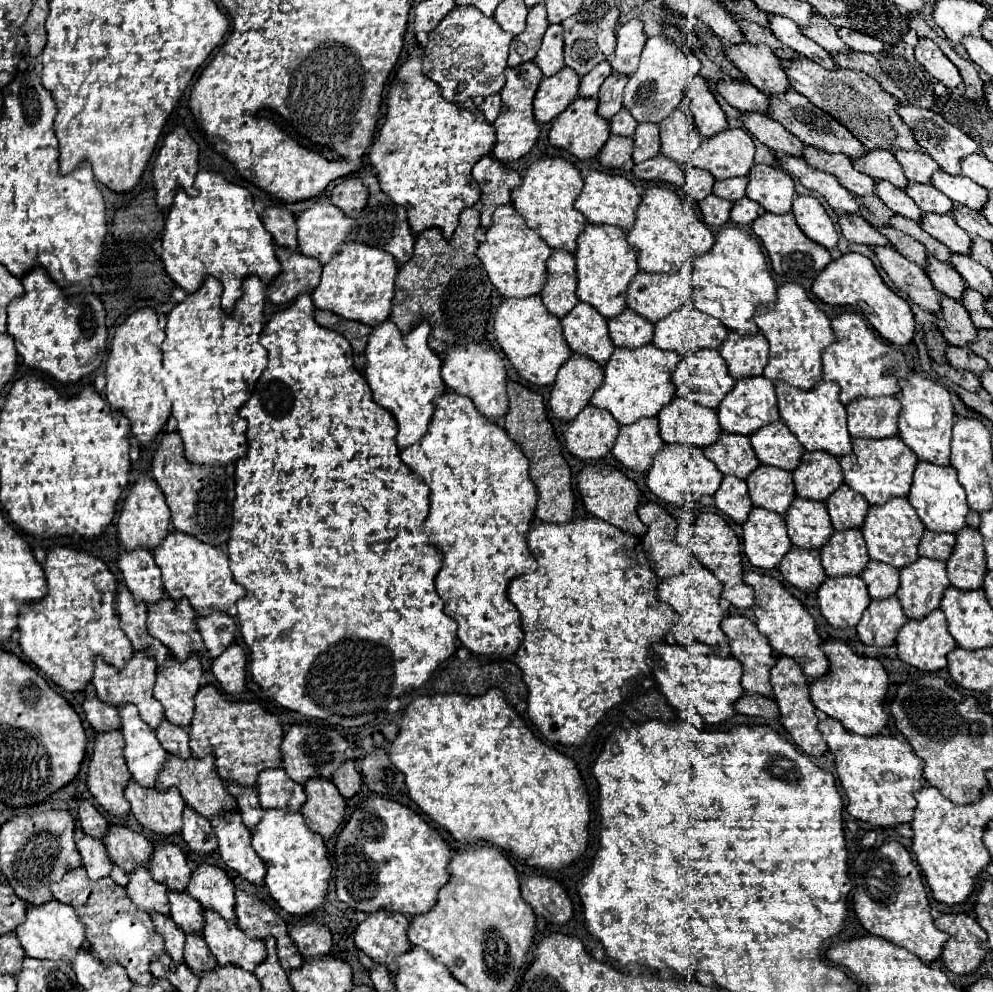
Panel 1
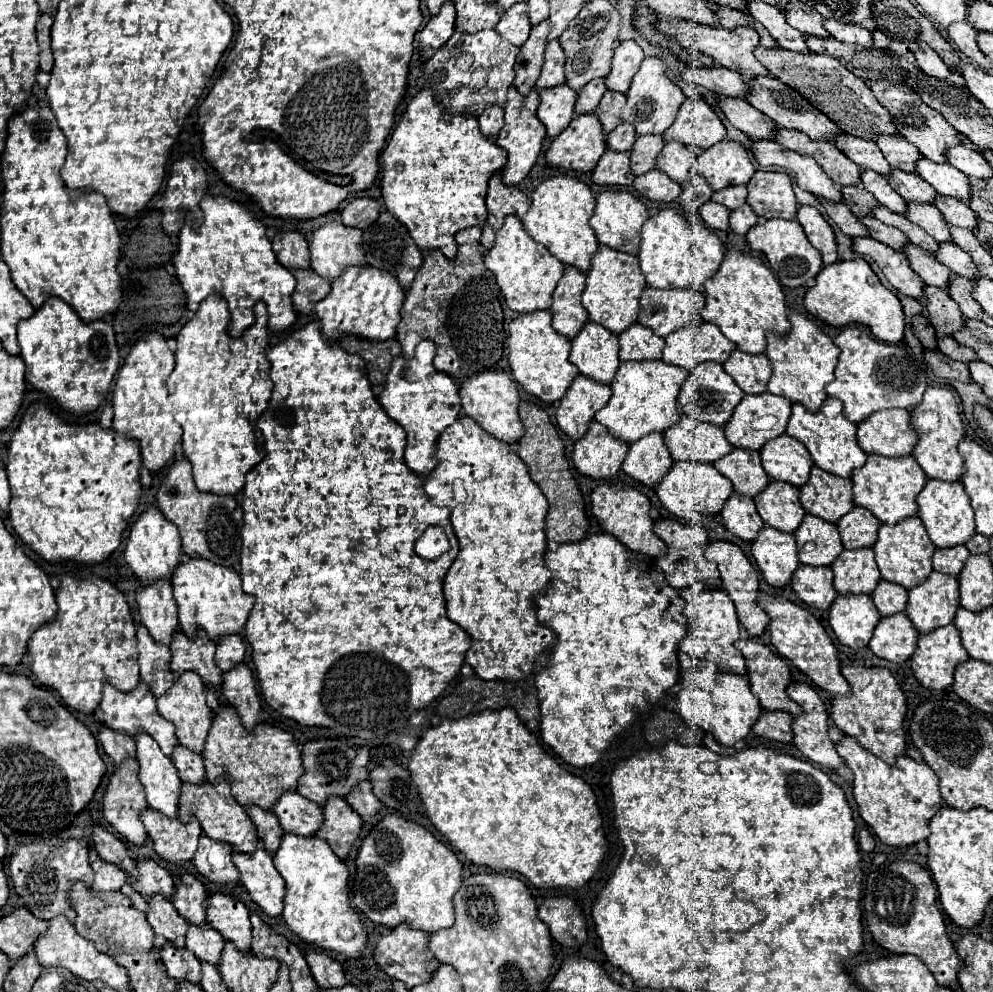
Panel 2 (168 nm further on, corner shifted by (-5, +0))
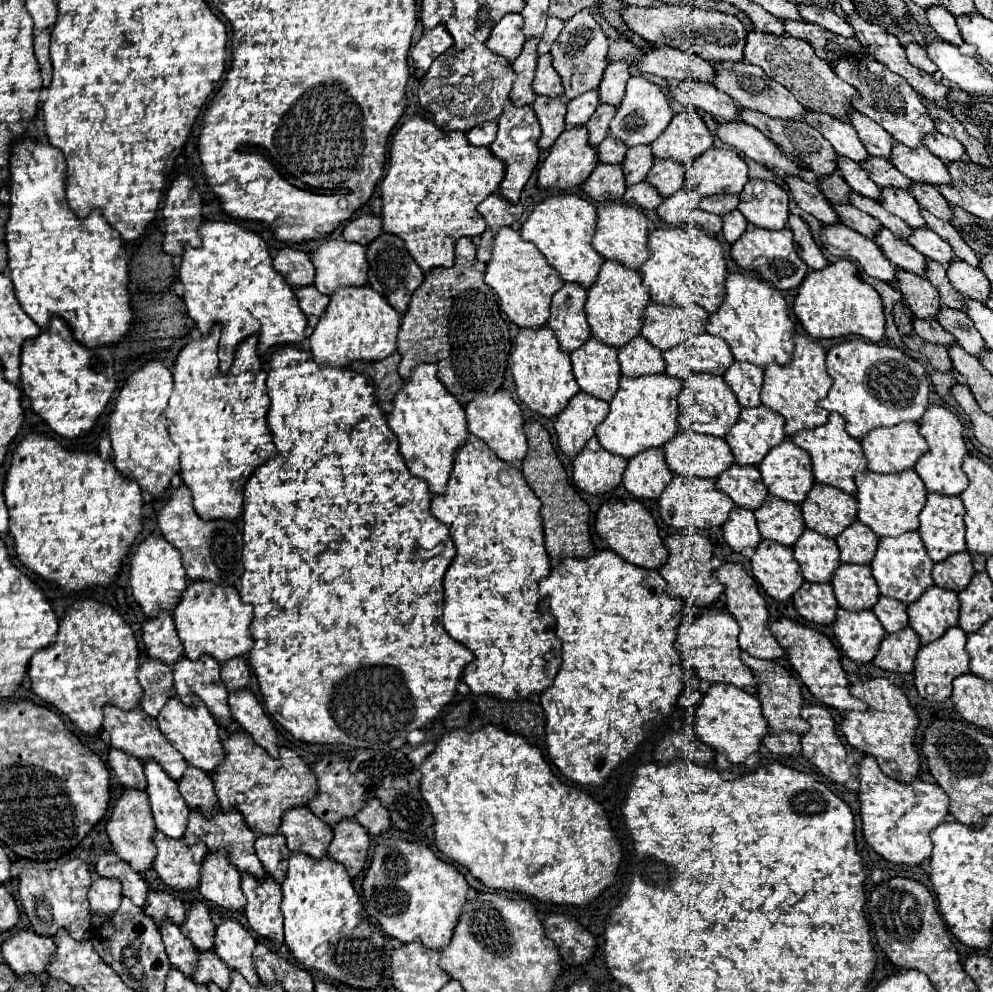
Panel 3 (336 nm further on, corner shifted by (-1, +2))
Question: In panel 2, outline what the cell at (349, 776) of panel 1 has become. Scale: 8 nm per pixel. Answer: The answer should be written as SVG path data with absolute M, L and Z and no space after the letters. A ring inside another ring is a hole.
M364 780L352 788L352 792L346 796L346 802L362 816L370 818L380 810L380 800L372 794L372 784L370 780Z

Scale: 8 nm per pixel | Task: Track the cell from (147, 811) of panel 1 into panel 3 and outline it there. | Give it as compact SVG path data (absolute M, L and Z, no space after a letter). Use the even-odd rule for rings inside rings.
M156 832L154 844L158 856L154 860L154 870L162 882L178 892L192 892L200 886L200 866L208 854L206 844L188 846L184 840L166 838L162 832Z

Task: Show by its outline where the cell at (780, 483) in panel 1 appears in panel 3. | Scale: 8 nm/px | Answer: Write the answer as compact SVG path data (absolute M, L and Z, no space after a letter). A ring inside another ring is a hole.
M772 494L754 512L754 516L758 520L758 530L762 538L778 542L782 546L792 548L806 530L800 506L794 506L782 498L774 498Z

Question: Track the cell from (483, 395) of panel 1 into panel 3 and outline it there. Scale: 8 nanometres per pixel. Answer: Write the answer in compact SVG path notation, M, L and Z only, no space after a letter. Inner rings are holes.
M498 390L492 396L480 394L474 402L470 402L470 406L466 406L466 416L468 416L470 432L482 442L486 442L486 446L490 446L490 450L494 450L494 454L500 460L508 464L524 460L528 450L526 434L524 434L524 416L508 390Z

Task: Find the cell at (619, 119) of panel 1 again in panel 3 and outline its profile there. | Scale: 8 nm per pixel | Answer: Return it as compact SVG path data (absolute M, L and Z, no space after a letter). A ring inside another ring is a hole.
M608 136L596 150L598 150L598 162L604 162L604 164L622 164L628 148L622 146L622 142L618 142L616 138Z

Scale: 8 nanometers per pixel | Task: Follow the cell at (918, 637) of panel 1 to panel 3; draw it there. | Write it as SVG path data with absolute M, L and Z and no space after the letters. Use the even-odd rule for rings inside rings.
M950 628L938 642L922 646L914 662L914 684L922 698L930 702L944 702L952 694L952 680L970 672L970 656L966 652L966 632L962 628Z

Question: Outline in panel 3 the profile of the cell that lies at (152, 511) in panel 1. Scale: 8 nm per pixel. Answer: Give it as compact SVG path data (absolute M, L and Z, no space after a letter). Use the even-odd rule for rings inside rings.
M148 536L142 544L138 544L138 548L132 556L130 584L132 584L134 600L140 604L140 608L144 610L144 614L148 618L156 618L162 610L172 612L178 606L182 592L188 586L188 578L186 578L182 562L180 562L178 550L174 550L170 546L170 542L166 542L164 538Z

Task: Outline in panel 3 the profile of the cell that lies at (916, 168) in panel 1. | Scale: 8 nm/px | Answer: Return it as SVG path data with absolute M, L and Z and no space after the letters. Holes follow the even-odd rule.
M860 112L848 114L848 122L856 128L858 138L862 140L862 144L870 156L890 158L890 146L894 144L894 138L890 138L890 134L886 134L886 130L882 130L882 126L878 126L874 120L866 118Z

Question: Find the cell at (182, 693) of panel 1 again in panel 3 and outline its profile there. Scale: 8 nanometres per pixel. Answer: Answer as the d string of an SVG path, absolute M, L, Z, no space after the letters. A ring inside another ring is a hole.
M170 698L170 702L166 704L166 710L162 710L162 714L156 718L156 722L158 722L162 734L166 736L166 740L184 756L184 760L190 766L200 768L210 774L224 760L220 726L212 718L210 710L206 710L206 706L194 706L194 710L190 710L188 706L182 706L182 702L178 702L178 698Z

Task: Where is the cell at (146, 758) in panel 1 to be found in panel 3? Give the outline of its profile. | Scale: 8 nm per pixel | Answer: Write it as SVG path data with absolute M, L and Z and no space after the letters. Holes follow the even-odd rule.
M144 762L144 772L148 780L146 792L150 796L156 828L168 838L182 840L190 810L178 792L178 784L156 762Z

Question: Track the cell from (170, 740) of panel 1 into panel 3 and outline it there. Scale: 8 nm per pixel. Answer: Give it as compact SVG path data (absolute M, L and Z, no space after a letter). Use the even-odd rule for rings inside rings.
M188 766L184 778L178 782L178 790L190 810L200 810L208 818L214 814L214 810L218 810L214 784L208 774L202 774L202 770Z

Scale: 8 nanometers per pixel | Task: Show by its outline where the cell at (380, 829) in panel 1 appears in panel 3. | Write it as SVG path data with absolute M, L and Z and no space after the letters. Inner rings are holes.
M386 838L374 848L372 864L362 882L362 902L366 914L378 920L388 936L402 944L420 940L430 950L442 950L450 944L468 890L464 876L452 864L436 858L428 846Z

